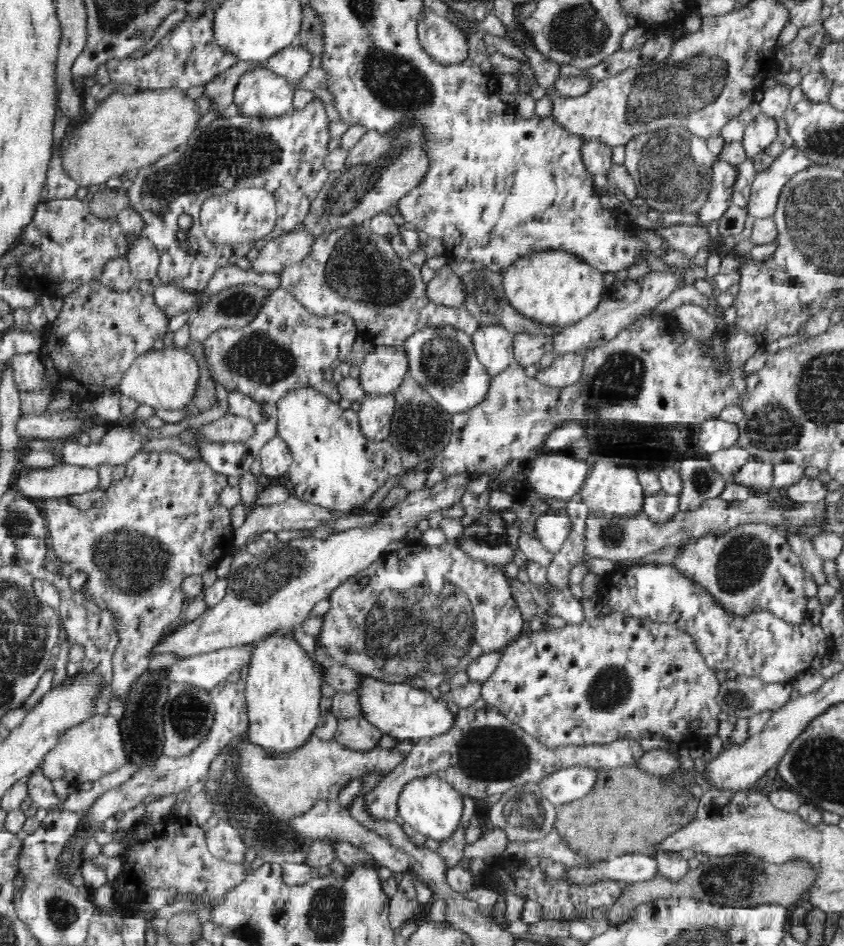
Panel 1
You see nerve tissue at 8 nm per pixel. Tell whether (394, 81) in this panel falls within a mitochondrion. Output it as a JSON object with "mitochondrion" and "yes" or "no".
{"mitochondrion":"yes"}

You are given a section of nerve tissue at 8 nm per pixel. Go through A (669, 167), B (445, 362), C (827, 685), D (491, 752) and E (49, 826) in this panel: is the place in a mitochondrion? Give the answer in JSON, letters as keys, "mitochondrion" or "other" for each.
{"A":"mitochondrion","B":"mitochondrion","C":"other","D":"mitochondrion","E":"other"}

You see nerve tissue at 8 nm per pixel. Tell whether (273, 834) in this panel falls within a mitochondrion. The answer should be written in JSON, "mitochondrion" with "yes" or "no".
{"mitochondrion":"no"}

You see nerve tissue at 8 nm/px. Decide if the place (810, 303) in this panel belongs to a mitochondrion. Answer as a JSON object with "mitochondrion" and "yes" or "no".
{"mitochondrion":"no"}

